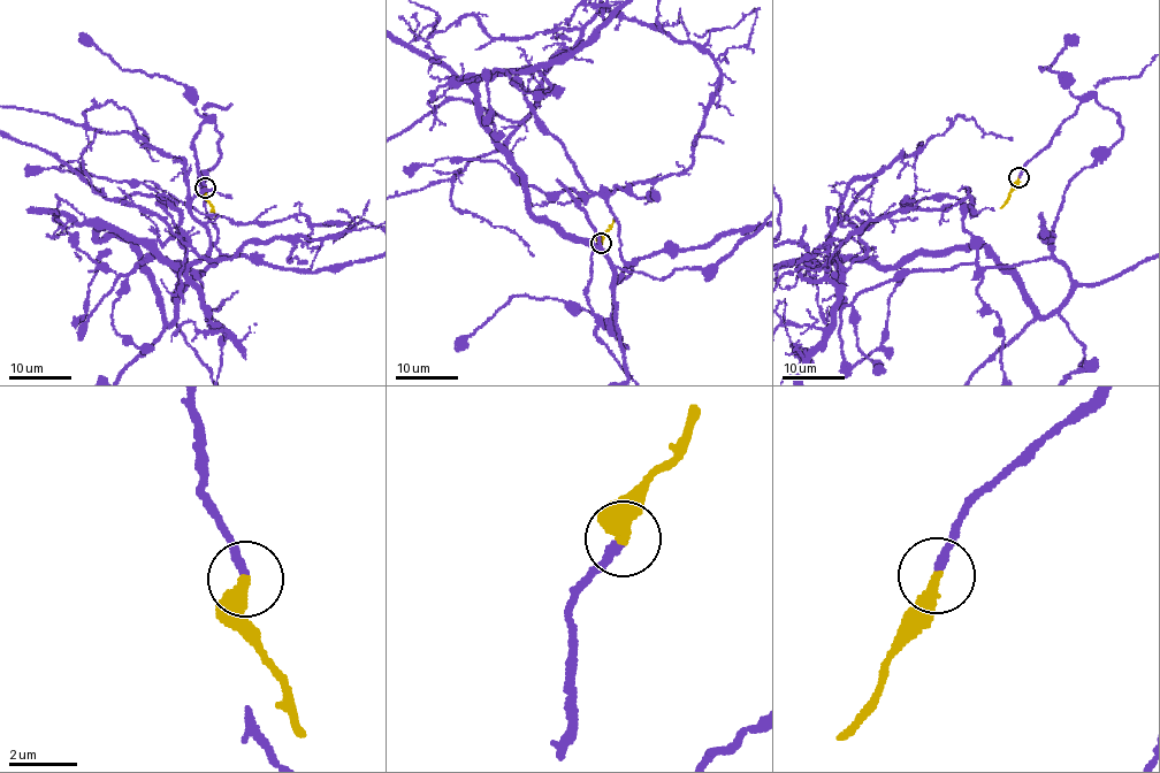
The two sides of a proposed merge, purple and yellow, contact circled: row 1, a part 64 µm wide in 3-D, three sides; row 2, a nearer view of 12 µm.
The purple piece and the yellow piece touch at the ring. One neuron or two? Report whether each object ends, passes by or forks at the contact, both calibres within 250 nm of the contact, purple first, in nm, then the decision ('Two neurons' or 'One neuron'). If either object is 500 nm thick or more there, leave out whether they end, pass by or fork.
At the ring purple ends. At the ring yellow ends. Thickness 240 nm (purple) against 320 nm. One neuron

